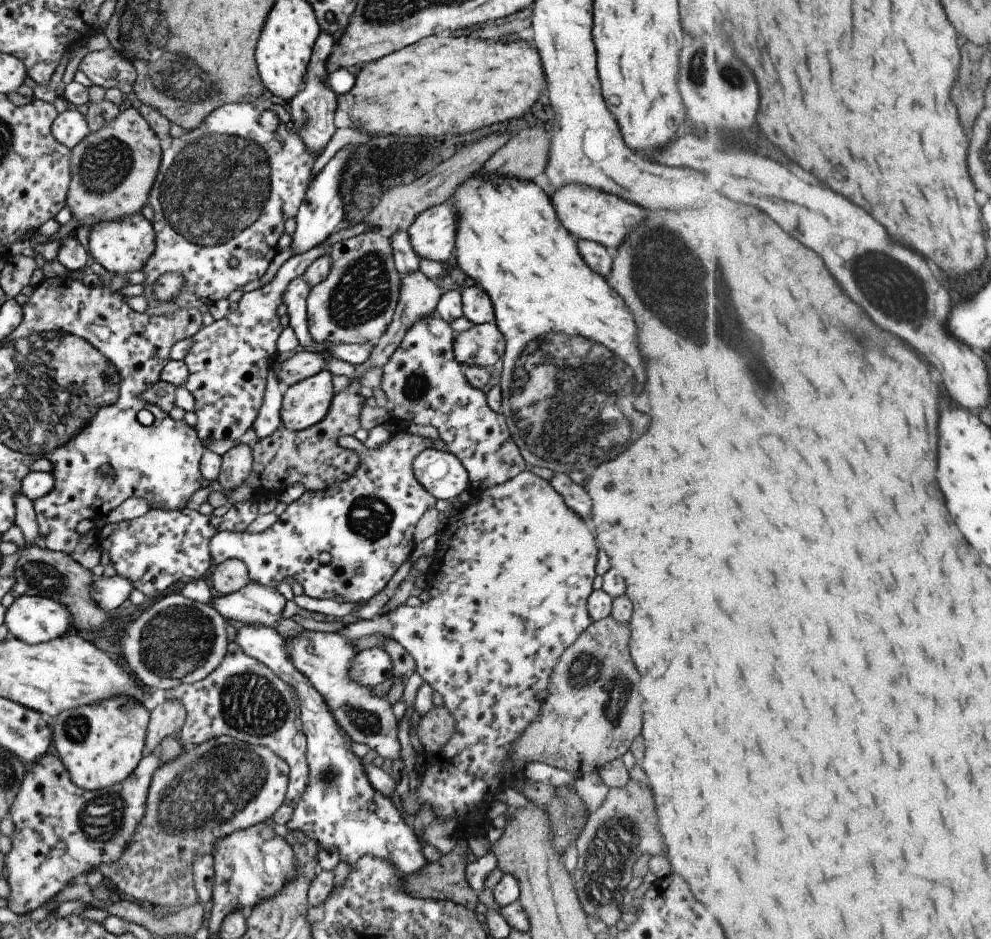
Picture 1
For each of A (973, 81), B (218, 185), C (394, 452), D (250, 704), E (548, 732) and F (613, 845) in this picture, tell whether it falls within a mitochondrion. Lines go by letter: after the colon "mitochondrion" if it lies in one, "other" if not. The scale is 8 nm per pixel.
A: mitochondrion
B: mitochondrion
C: other
D: mitochondrion
E: other
F: mitochondrion

